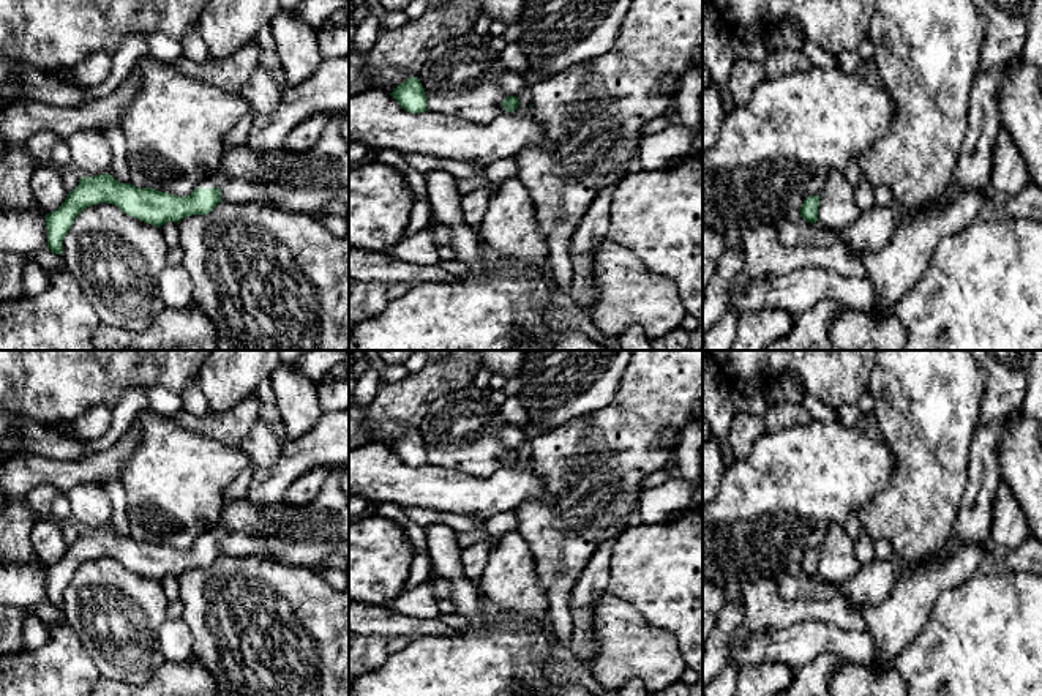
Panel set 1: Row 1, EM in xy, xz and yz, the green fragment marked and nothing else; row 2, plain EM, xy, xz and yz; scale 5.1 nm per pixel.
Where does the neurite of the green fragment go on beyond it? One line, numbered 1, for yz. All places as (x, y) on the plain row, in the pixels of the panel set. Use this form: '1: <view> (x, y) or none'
1: none

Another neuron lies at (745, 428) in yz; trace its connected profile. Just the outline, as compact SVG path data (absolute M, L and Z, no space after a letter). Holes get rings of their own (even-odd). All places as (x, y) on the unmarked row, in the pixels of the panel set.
M737 410L729 426L729 445L736 461L745 459L755 442L766 434L764 417Z

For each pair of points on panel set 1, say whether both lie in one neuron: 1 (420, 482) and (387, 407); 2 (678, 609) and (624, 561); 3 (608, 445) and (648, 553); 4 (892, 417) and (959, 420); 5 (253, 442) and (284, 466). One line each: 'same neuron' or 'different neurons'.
1: different neurons
2: same neuron
3: different neurons
4: same neuron
5: different neurons

